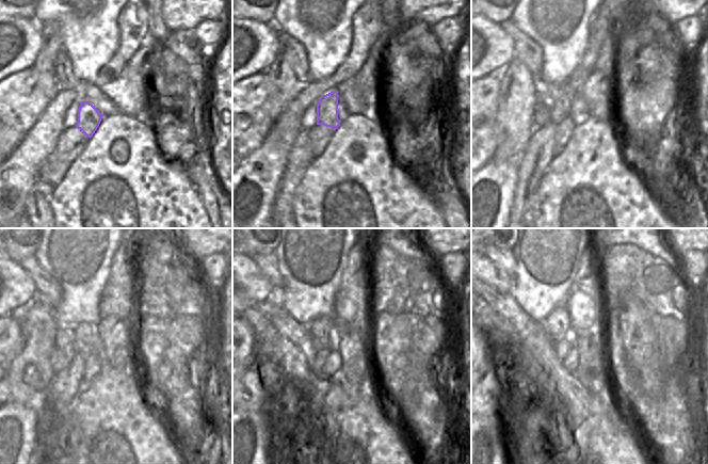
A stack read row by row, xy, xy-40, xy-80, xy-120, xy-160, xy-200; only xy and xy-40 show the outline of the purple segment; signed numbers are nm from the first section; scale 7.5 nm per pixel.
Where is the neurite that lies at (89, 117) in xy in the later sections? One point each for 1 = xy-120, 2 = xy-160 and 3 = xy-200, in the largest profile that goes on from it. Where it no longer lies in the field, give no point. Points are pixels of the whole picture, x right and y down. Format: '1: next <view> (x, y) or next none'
1: next xy-120 (83, 332)
2: next xy-160 (322, 330)
3: next xy-200 (558, 322)

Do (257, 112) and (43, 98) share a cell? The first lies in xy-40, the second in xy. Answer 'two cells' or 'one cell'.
one cell

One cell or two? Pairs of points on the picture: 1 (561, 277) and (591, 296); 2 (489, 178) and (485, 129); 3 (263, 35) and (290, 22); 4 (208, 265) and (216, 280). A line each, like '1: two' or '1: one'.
1: two
2: two
3: two
4: one

